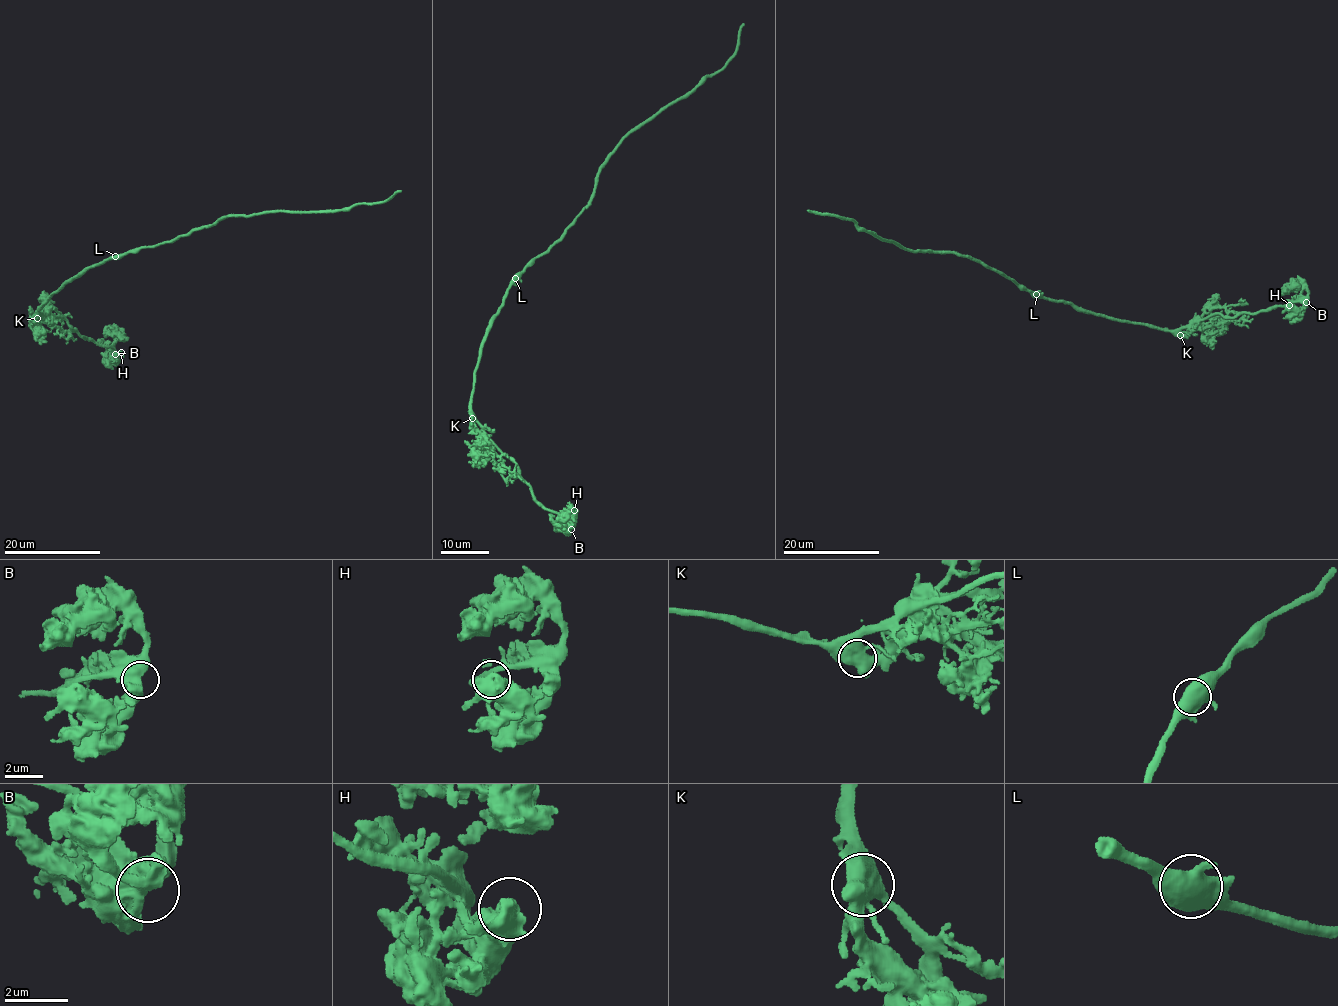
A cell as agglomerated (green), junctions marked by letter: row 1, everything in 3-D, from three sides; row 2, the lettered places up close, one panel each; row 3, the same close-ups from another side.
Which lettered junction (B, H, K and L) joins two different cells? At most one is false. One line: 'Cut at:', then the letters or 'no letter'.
Cut at: no letter

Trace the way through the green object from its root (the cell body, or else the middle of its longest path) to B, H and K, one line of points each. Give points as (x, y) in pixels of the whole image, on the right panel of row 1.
B: (1030, 293), (1110, 318), (1178, 331), (1214, 314), (1233, 318), (1240, 313), (1268, 311), (1292, 302), (1306, 302)
H: (1030, 293), (1110, 318), (1178, 331), (1218, 313), (1233, 318), (1292, 302), (1305, 304), (1294, 312), (1289, 305)
K: (1030, 293), (1110, 318), (1153, 326), (1180, 335)

